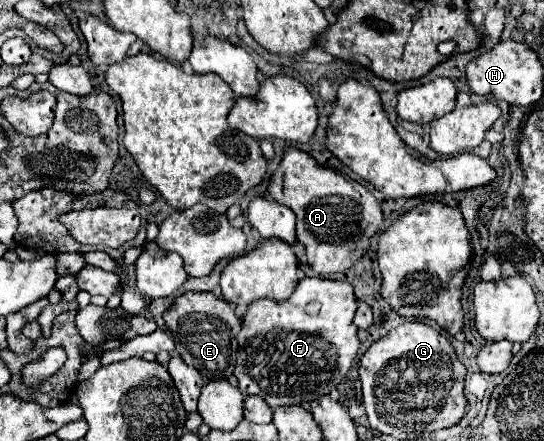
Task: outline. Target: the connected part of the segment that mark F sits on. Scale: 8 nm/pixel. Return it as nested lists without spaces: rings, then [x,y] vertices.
[[[304,278],[296,286],[290,300],[282,304],[270,302],[268,298],[254,302],[242,320],[242,330],[238,332],[240,348],[234,374],[238,378],[240,392],[244,396],[256,394],[264,398],[270,408],[294,406],[294,404],[310,408],[310,402],[314,398],[330,394],[330,390],[336,388],[348,374],[356,358],[356,352],[360,348],[358,328],[354,324],[356,308],[358,300],[348,282],[320,280],[320,278]]]

